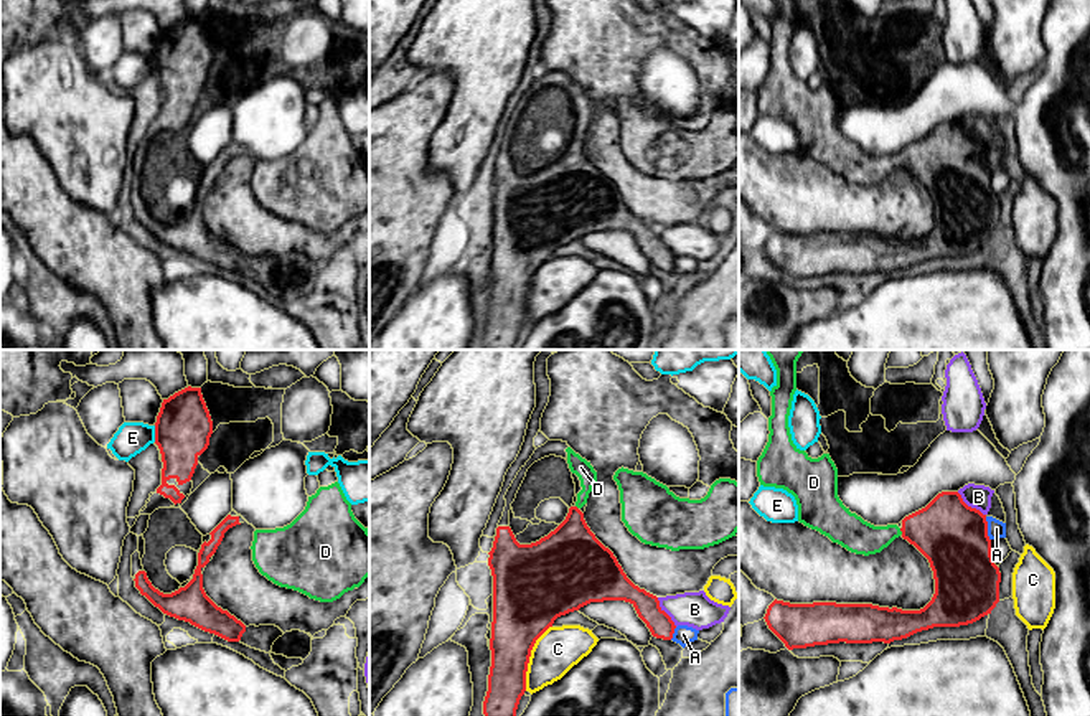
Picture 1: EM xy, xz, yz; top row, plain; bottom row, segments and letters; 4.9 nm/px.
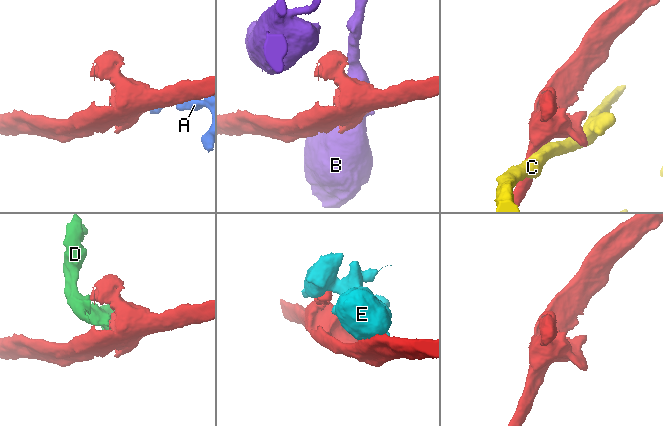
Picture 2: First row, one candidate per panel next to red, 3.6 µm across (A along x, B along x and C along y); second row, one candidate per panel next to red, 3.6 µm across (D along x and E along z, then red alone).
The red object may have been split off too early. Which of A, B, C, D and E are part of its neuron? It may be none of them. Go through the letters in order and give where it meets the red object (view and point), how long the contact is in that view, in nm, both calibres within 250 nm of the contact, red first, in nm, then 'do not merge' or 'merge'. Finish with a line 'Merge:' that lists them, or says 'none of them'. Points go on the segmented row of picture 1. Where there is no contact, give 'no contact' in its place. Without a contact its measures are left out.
A: meets red in yz at (986, 528); contact 120 nm long; 340 nm thick on the red side, 90 nm on the other; do not merge
B: meets red in yz at (970, 507); contact 180 nm long; 340 nm thick on the red side, 120 nm on the other; do not merge
C: meets red in xz at (528, 659); contact 340 nm long; 300 nm thick on the red side, 220 nm on the other; do not merge
D: meets red in yz at (901, 530); contact 40 nm long; 320 nm thick on the red side, 170 nm on the other; merge
E: meets red in xy at (155, 434); contact 80 nm long; 280 nm thick on the red side, 160 nm on the other; do not merge
Merge: D

